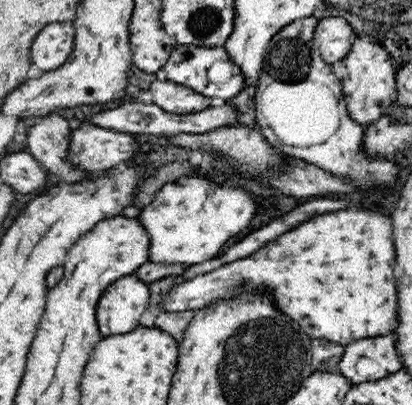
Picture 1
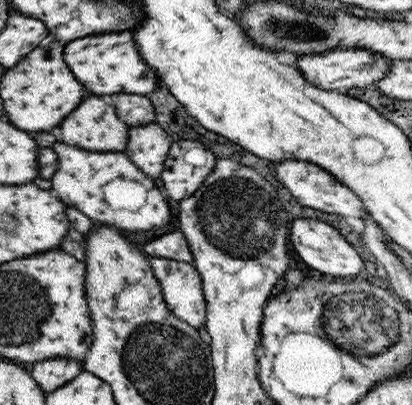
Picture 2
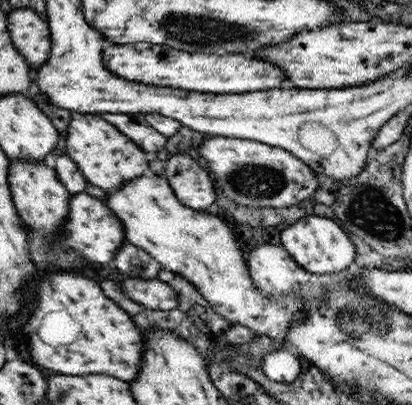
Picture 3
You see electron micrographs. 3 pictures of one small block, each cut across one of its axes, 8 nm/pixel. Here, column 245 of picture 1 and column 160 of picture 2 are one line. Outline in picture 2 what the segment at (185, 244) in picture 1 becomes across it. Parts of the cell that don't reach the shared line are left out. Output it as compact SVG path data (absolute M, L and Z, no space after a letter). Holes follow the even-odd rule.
M55 142L53 150L55 150L59 162L57 162L57 174L53 174L53 178L51 178L51 192L57 194L67 206L85 214L91 222L97 220L97 224L101 224L101 226L107 224L121 232L157 230L157 226L161 230L161 226L167 226L171 222L171 208L167 204L167 198L161 196L161 190L157 190L153 186L153 180L147 174L143 174L143 170L139 166L135 166L135 162L131 162L125 154L121 154L121 152L83 152L81 148L71 148L69 144L63 144L63 142ZM113 180L137 182L143 188L145 200L135 210L137 214L141 214L139 218L135 218L135 212L109 210L109 204L105 204L105 200L103 200L101 188Z

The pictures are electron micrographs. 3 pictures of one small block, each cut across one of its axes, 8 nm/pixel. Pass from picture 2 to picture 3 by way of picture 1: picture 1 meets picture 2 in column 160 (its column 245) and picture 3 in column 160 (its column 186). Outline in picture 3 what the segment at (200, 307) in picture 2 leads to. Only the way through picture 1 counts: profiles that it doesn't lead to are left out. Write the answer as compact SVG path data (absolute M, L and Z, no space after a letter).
M123 280L121 282L121 290L123 294L133 300L143 304L149 312L153 310L175 310L179 306L179 296L171 290L171 286L167 286L161 280Z

